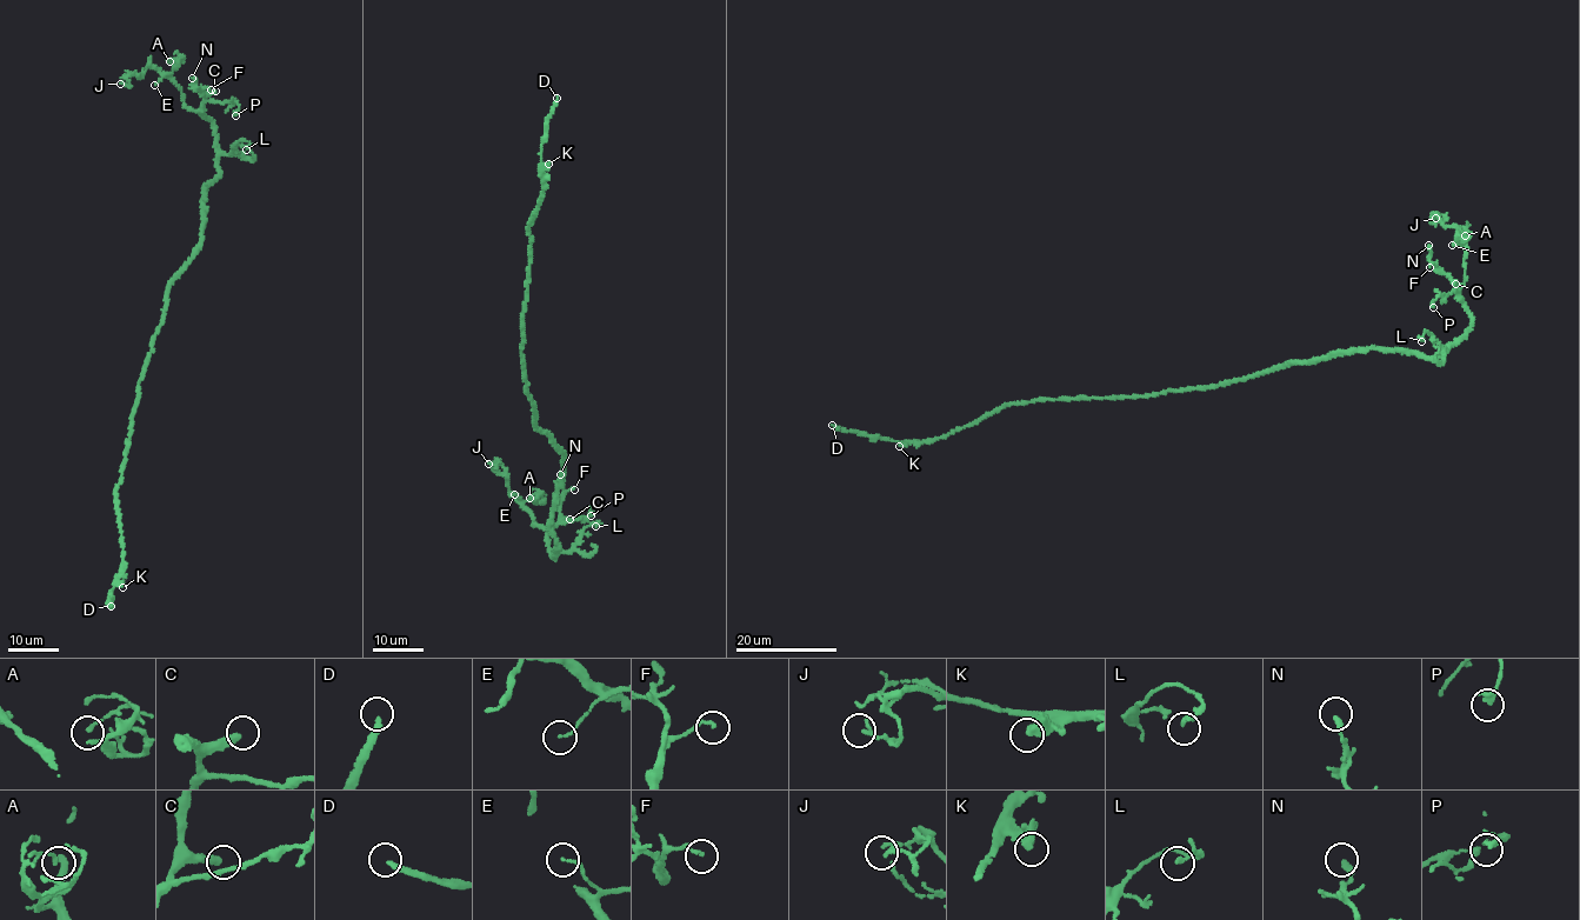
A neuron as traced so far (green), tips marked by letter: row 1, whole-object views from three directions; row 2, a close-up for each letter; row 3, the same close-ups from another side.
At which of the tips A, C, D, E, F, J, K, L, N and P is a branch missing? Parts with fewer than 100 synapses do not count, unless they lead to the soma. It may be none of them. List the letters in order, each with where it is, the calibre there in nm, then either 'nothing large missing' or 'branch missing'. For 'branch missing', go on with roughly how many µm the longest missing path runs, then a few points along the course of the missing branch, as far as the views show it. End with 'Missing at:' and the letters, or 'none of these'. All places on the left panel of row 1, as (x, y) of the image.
A: at (170, 61); 160 nm thick; nothing large missing
C: at (215, 91); 320 nm thick; nothing large missing
D: at (111, 606); 200 nm thick; branch missing; about 150 µm are missing
E: at (154, 85); 110 nm thick; nothing large missing
F: at (211, 90); 150 nm thick; nothing large missing
J: at (120, 84); 170 nm thick; nothing large missing
K: at (122, 587); 500 nm thick; nothing large missing
L: at (246, 150); 170 nm thick; nothing large missing
N: at (192, 78); 240 nm thick; nothing large missing
P: at (235, 115); 240 nm thick; nothing large missing
Missing at: D

